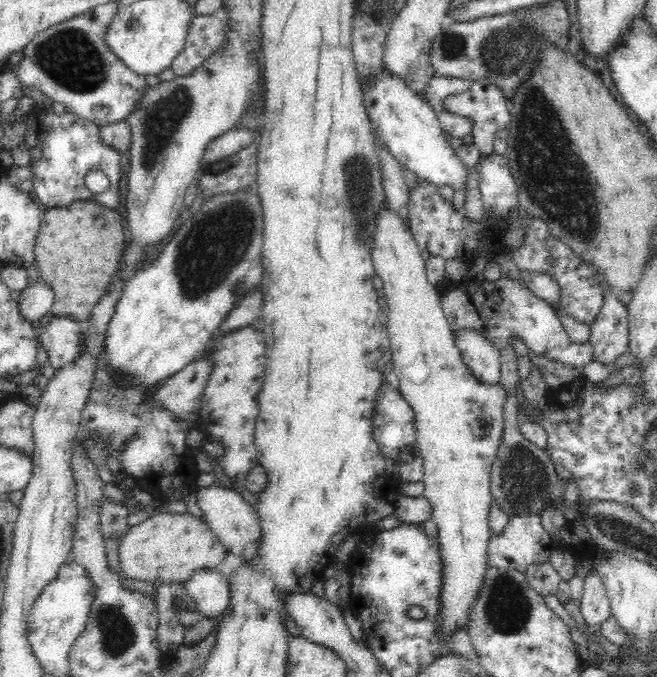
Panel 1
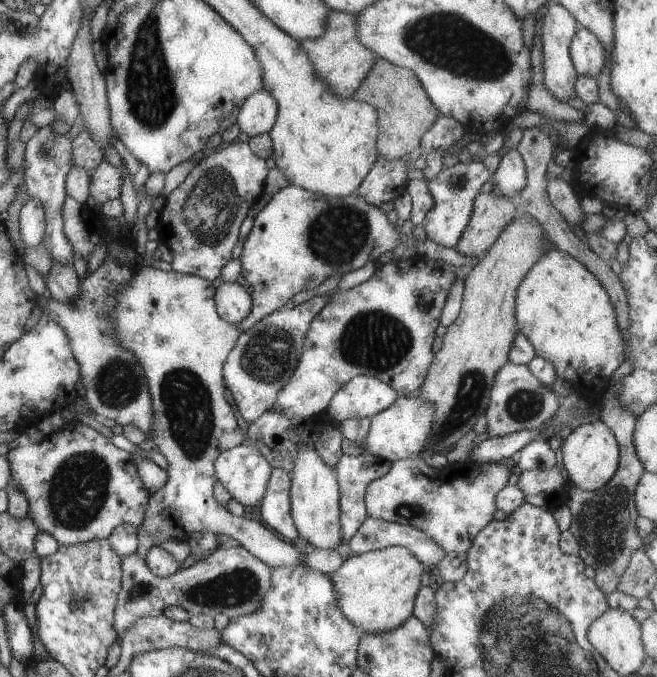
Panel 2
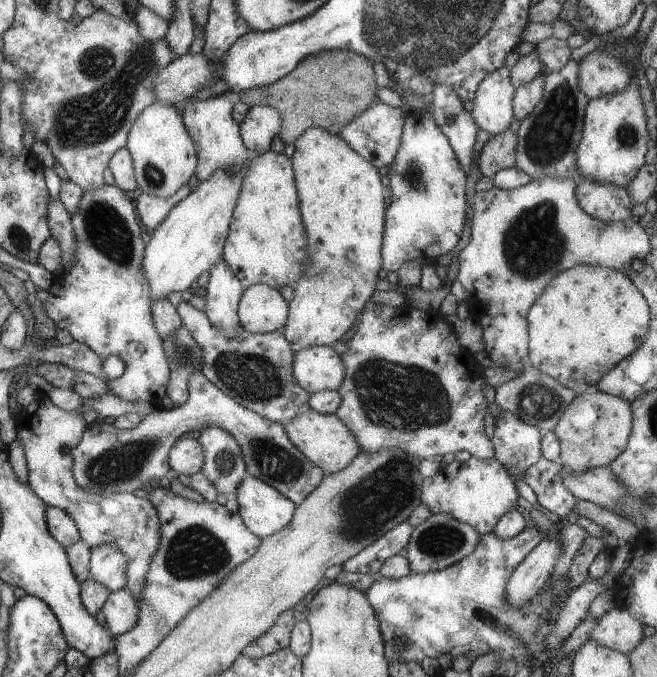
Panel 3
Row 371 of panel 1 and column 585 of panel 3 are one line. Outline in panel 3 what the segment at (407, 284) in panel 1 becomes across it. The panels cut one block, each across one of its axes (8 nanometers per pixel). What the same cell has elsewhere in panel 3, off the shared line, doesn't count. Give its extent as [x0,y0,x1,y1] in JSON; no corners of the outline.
[553,390,633,472]

